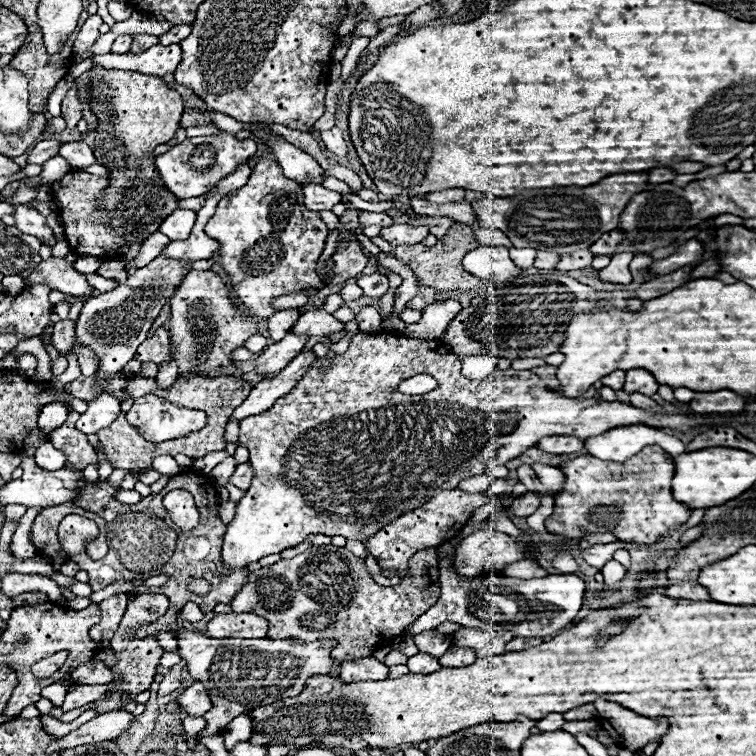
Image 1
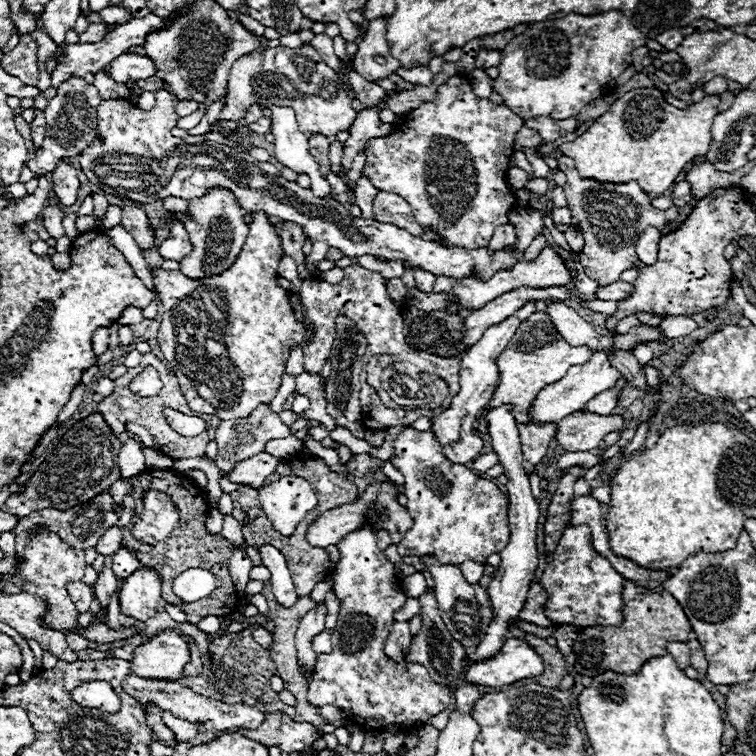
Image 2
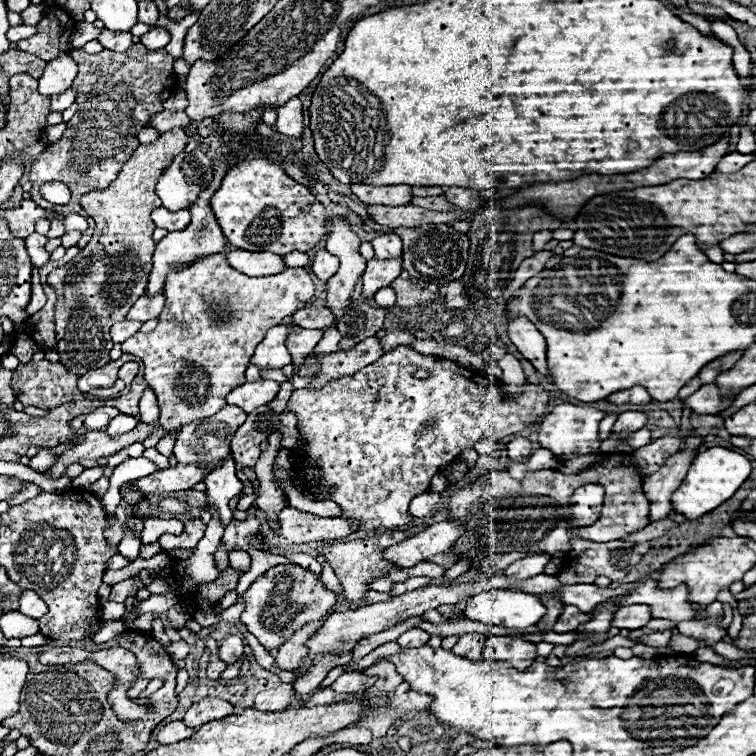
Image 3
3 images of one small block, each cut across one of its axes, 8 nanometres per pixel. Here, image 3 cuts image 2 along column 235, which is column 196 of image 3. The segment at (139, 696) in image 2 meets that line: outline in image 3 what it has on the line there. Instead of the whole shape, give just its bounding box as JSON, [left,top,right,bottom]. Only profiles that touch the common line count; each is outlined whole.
[184,698,234,728]

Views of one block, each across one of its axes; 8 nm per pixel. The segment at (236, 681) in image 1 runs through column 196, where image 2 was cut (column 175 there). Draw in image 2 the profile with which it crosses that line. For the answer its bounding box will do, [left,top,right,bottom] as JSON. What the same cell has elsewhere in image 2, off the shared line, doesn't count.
[130,630,190,680]

